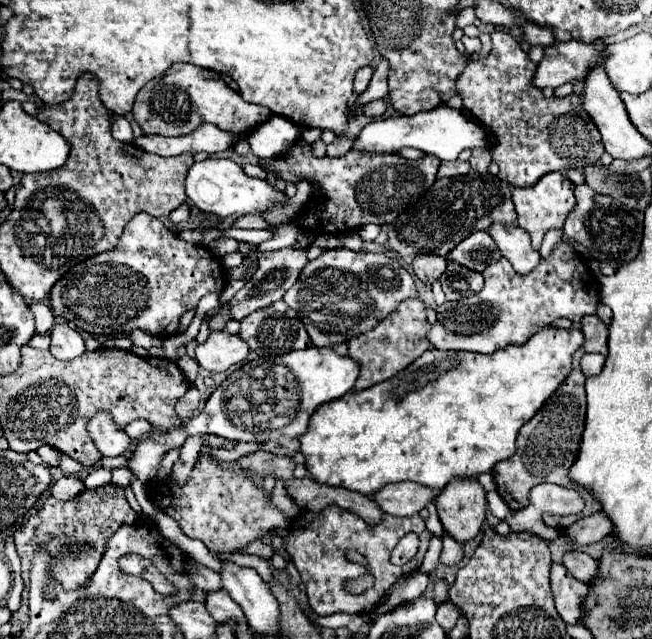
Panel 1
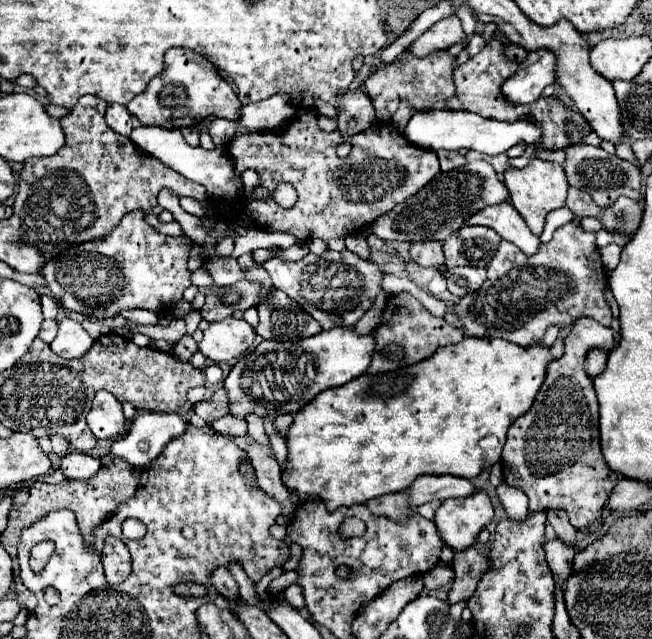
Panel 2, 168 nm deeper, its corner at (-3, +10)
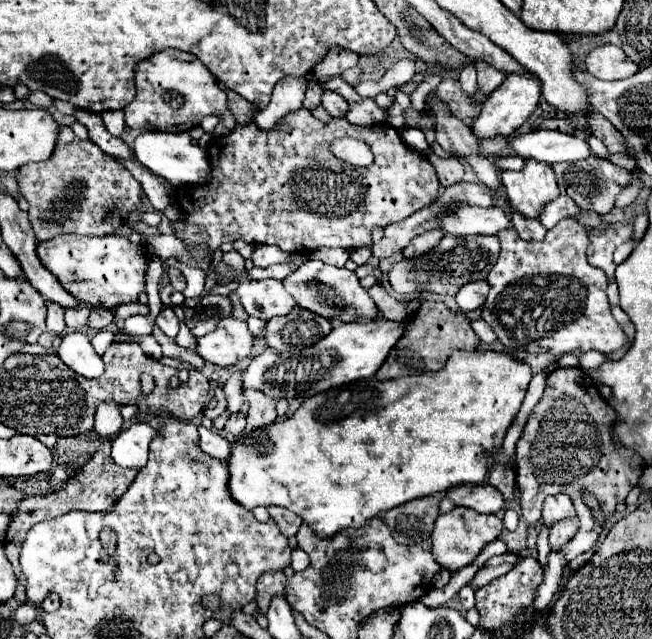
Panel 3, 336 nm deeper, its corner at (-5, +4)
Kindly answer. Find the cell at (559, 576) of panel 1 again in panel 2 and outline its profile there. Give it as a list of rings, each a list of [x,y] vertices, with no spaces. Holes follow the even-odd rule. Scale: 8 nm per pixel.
[[[553,539],[553,541],[547,541],[547,543],[545,543],[545,553],[547,553],[549,569],[553,571],[555,583],[557,583],[561,589],[565,589],[567,577],[569,577],[569,573],[573,573],[575,549],[569,547],[569,545],[565,545],[565,543],[559,541],[559,539]]]

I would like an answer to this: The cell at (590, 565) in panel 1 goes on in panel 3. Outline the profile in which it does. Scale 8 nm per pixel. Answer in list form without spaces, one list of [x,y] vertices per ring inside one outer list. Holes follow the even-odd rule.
[[[567,495],[547,497],[545,505],[543,505],[543,523],[553,525],[565,517],[575,517],[575,509],[573,509],[571,499]]]

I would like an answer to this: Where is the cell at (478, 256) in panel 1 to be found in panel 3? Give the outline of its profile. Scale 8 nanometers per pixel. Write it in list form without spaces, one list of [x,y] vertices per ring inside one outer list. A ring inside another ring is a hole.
[[[445,233],[435,249],[423,253],[419,257],[409,257],[399,263],[393,263],[389,269],[389,285],[399,295],[413,295],[413,293],[437,293],[455,297],[457,291],[473,281],[485,281],[493,265],[499,257],[499,239],[495,235],[467,235],[455,237]]]

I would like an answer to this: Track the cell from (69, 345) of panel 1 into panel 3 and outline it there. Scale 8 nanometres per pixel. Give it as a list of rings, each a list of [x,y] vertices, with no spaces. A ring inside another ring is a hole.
[[[83,333],[63,335],[63,343],[59,345],[59,359],[87,379],[101,377],[105,371],[101,357],[95,353],[89,337]]]

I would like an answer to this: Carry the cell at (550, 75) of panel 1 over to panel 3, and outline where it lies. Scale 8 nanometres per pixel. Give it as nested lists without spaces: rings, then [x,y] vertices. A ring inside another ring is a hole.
[[[509,75],[483,103],[483,109],[475,123],[471,125],[471,131],[477,139],[491,139],[491,137],[509,137],[515,133],[533,113],[541,97],[541,83],[537,77],[525,77],[525,75]]]

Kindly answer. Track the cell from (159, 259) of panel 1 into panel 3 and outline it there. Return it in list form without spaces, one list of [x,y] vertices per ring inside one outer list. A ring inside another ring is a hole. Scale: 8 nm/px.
[[[57,235],[49,241],[37,243],[37,255],[41,259],[41,263],[59,279],[59,283],[71,293],[75,295],[75,299],[79,299],[81,303],[89,305],[89,307],[109,307],[115,309],[123,303],[133,303],[137,301],[137,295],[141,291],[145,291],[145,249],[143,245],[131,245],[127,237],[117,237],[117,235],[109,235],[109,237],[83,237],[83,235]]]

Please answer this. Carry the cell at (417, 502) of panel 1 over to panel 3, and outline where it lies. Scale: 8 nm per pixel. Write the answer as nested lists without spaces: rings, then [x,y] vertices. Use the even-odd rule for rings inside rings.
[[[461,485],[447,491],[447,497],[479,513],[499,513],[505,507],[503,495],[491,485]]]

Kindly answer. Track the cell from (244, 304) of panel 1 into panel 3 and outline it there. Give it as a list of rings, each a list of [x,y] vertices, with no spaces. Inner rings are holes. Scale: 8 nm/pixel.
[[[203,295],[201,299],[185,301],[185,323],[199,339],[211,333],[219,319],[231,315],[231,301],[221,295]]]

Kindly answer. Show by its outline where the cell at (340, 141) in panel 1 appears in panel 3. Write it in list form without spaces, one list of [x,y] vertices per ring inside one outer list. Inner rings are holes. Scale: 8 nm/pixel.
[[[323,91],[323,97],[321,97],[321,107],[331,115],[331,117],[345,117],[347,113],[347,101],[333,93],[333,91]]]

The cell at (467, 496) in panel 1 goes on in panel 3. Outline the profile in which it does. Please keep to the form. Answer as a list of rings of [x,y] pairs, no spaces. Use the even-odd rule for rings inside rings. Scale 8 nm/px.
[[[455,507],[453,511],[439,515],[435,521],[435,529],[431,535],[433,543],[433,559],[447,571],[455,573],[461,567],[471,565],[477,555],[483,551],[483,547],[491,541],[495,541],[503,531],[503,521],[497,515],[483,515],[467,507]]]

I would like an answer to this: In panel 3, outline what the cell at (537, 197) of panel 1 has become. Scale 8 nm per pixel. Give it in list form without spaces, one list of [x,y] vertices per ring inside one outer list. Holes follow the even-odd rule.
[[[525,159],[521,171],[503,171],[501,181],[511,205],[525,217],[539,217],[539,207],[559,195],[553,169],[535,159]]]

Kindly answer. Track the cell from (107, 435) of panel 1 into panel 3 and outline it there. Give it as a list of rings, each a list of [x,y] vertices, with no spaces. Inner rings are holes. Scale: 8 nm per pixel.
[[[103,401],[95,413],[95,431],[101,437],[113,437],[121,431],[123,417],[119,413],[119,405],[115,401]]]

